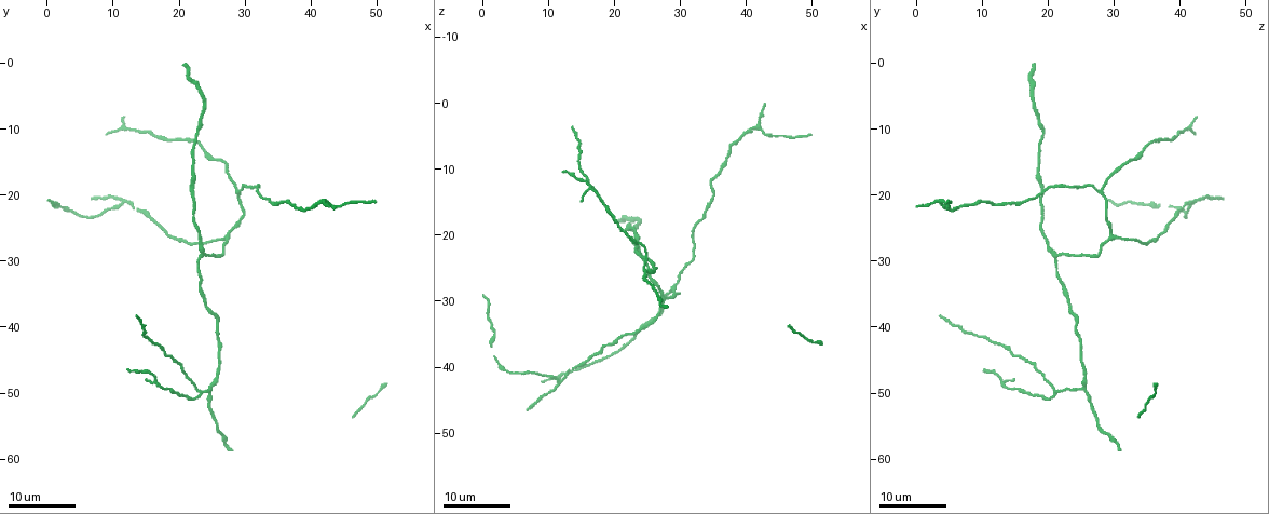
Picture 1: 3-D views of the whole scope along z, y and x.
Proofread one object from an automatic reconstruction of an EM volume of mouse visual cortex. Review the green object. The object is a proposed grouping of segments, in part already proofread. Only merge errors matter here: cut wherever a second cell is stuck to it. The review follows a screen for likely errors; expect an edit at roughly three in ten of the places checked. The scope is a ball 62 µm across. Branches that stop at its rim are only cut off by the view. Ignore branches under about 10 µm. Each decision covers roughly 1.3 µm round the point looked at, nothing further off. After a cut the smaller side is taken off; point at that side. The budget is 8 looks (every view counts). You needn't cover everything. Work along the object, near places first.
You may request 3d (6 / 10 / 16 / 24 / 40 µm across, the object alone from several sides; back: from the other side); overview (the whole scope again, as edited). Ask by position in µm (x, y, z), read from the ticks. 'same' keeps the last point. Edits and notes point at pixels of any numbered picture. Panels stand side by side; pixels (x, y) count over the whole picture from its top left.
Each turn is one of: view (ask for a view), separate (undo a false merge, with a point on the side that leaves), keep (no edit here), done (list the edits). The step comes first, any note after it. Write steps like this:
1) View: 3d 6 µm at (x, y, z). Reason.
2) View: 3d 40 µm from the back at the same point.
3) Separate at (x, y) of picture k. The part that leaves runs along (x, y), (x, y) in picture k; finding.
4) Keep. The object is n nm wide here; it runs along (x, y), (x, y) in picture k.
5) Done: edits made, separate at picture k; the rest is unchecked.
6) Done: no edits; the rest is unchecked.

View: 3d 24 µm at (27.0, 26.5, 30.0). Branch point.

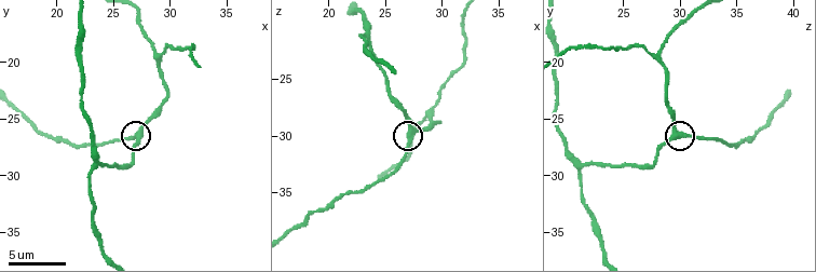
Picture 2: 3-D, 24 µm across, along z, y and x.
View: 3d 6 µm at (27.4, 26.4, 29.8).

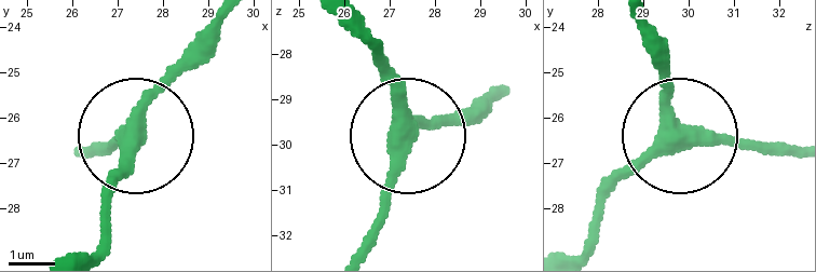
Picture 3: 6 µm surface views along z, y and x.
Keep. 3 arms meet here; it runs along (361, 26), (407, 143), (376, 231) in picture 3; continuous, no second cell.

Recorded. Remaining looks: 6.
View: 3d 10 µm at (23.6, 29.0, 21.2). Three-way junction.

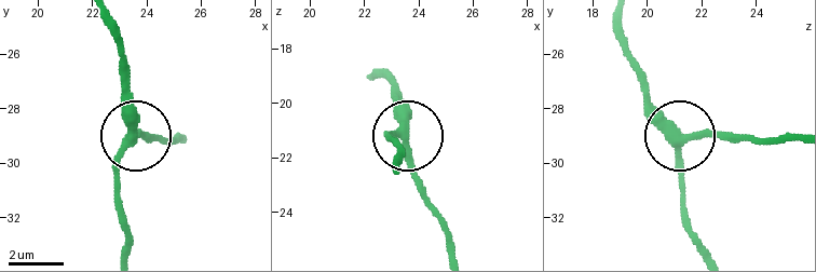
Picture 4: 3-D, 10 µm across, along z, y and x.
Keep. The object is 300 nm wide here; it runs along (120, 170), (134, 130), (127, 63) in picture 4; continuous, no second cell.

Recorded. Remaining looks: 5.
View: 3d 24 µm at (24.5, 49.5, 25.0). Small branch off a trunk.

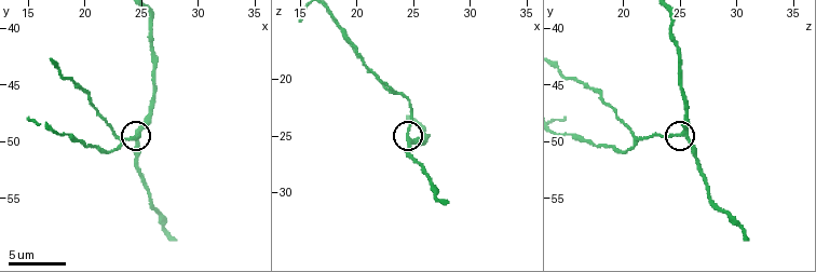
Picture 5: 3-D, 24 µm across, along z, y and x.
View: 3d 10 µm at (24.4, 49.2, 25.4).

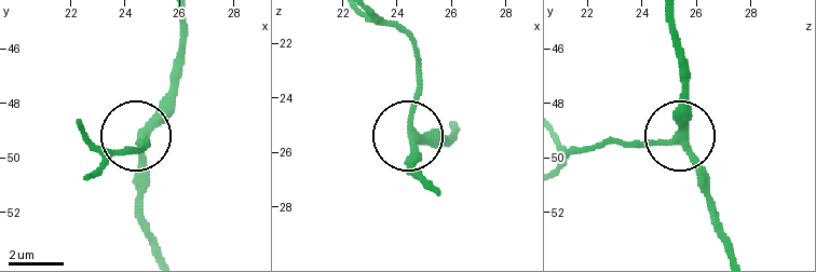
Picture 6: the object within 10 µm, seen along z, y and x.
View: 3d 6 µm at (24.6, 49.5, 25.5). Zoom in.

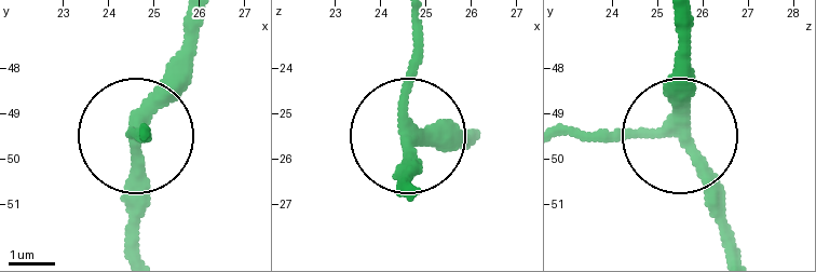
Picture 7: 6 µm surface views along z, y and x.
Keep. The object is 250 nm wide here; it runs along (672, 21), (684, 56), (680, 133), (568, 137) in picture 7; all the same cell.

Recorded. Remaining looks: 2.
View: 3d 10 µm at (23.4, 50.0, 21.2). Two arms in line, one across.

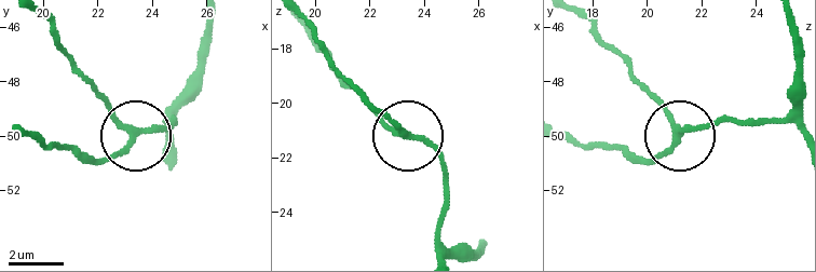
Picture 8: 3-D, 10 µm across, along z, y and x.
Keep. It runs along (797, 102), (778, 116), (683, 130), (674, 144), (635, 162) in picture 8; continuous, no second cell.

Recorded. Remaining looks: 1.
Done: no edits; the rest is unchecked.

